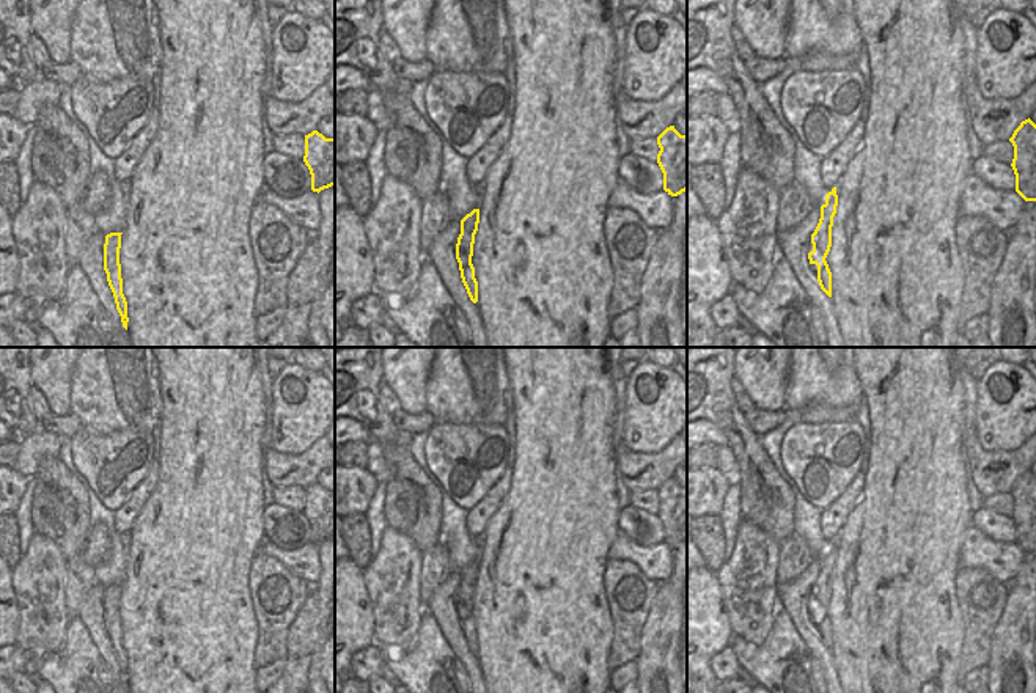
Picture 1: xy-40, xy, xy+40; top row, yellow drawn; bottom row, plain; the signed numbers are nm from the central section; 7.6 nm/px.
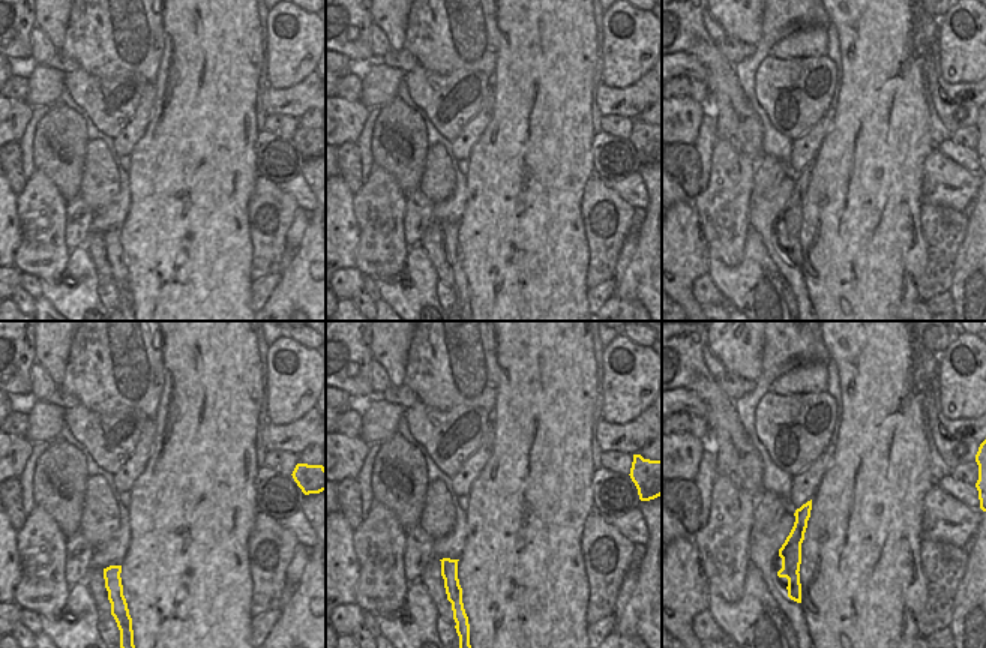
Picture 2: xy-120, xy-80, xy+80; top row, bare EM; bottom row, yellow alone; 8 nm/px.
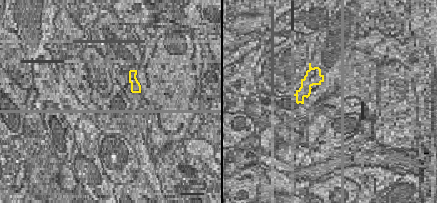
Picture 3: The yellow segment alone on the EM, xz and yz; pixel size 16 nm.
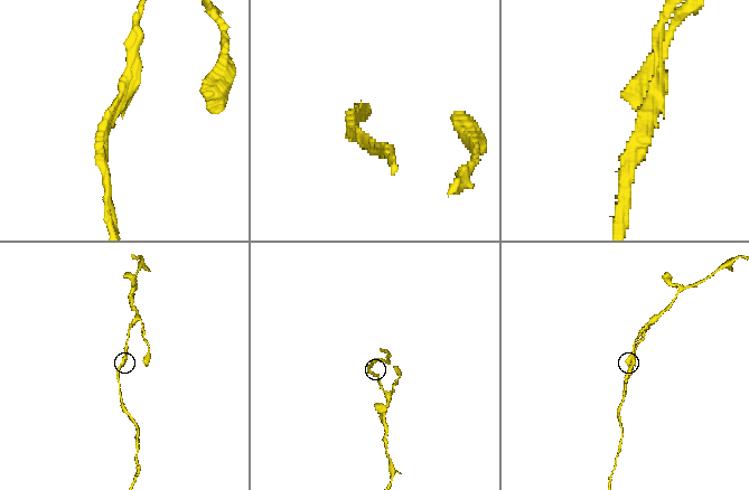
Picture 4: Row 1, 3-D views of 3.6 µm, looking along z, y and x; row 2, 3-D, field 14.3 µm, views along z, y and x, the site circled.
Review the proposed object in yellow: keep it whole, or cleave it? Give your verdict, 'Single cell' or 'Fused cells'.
Single cell.

